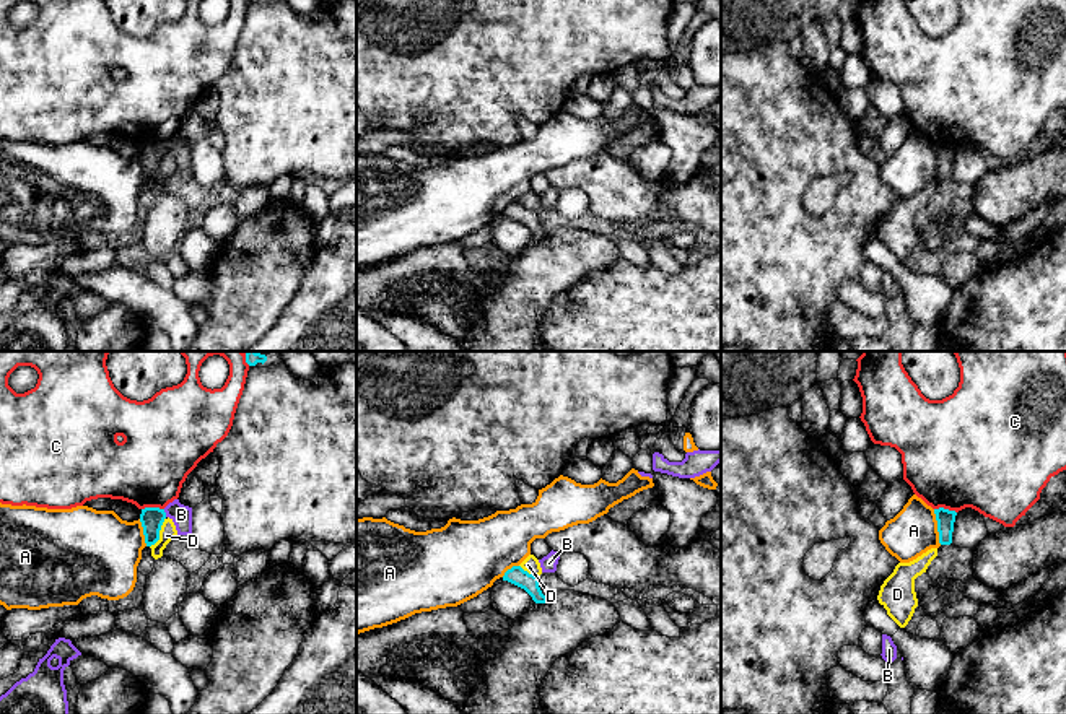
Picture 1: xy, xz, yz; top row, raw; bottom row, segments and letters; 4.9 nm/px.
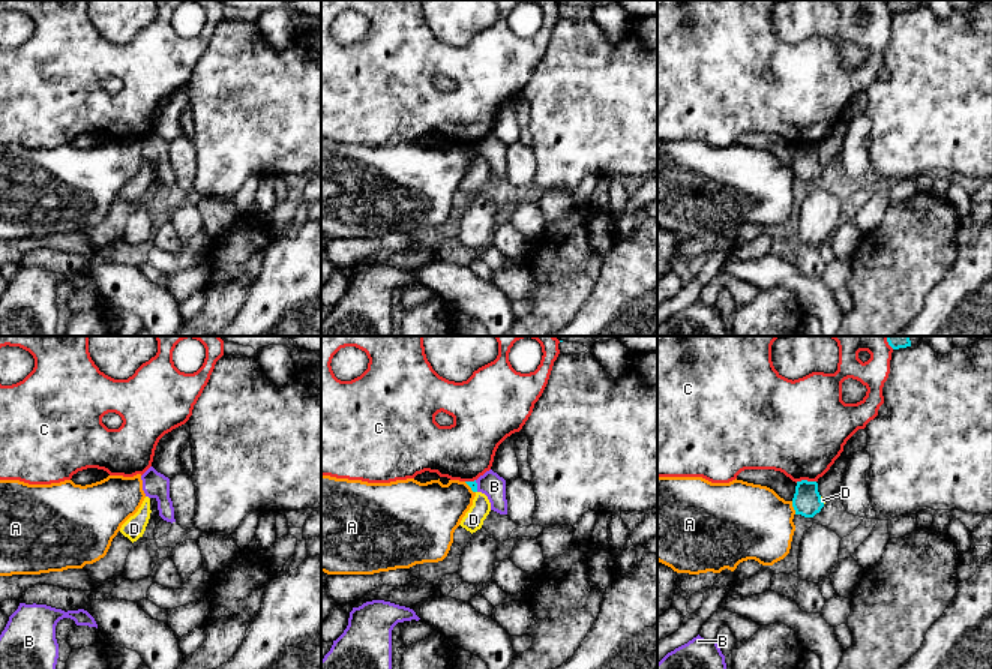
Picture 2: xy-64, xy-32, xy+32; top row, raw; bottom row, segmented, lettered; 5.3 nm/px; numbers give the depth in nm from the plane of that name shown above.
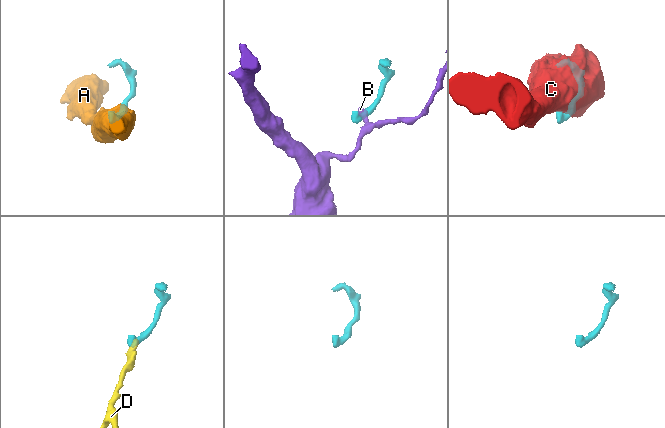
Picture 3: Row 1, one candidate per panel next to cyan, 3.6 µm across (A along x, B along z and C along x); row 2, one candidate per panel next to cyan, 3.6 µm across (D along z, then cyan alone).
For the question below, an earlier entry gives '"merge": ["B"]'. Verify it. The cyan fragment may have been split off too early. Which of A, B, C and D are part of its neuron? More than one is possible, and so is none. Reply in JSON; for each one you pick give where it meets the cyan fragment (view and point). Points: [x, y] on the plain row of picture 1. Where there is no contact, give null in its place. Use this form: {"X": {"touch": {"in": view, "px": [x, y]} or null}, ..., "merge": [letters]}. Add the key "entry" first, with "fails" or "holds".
{"entry": "fails", "merge": []}

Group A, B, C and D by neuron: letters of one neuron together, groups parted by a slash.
A / B / C / D

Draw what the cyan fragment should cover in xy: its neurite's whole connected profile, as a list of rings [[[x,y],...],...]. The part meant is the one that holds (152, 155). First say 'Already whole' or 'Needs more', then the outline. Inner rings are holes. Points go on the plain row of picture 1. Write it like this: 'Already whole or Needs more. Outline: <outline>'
Already whole. Outline: [[[145,143],[140,150],[146,182],[155,181],[159,176],[159,166],[166,155],[164,145]]]

